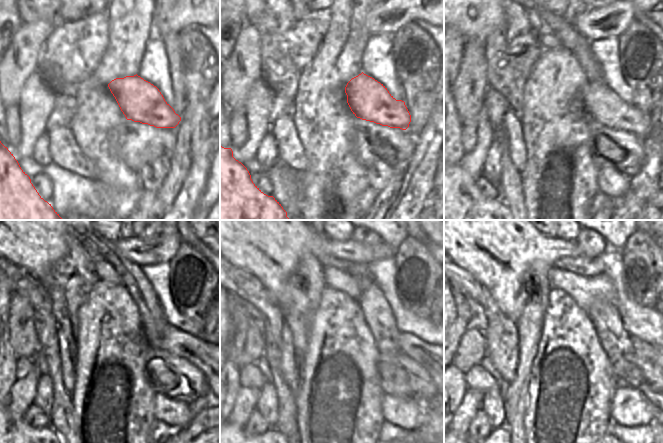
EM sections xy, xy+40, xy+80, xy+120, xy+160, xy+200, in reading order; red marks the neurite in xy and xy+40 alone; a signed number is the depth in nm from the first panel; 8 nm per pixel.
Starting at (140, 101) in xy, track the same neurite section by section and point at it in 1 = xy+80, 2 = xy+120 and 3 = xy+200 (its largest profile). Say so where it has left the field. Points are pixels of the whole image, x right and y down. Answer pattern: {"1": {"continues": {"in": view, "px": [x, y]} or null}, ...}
{"1": {"continues": {"in": "xy+80", "px": [602, 104]}}, "2": {"continues": {"in": "xy+120", "px": [171, 339]}}, "3": {"continues": {"in": "xy+200", "px": [634, 339]}}}

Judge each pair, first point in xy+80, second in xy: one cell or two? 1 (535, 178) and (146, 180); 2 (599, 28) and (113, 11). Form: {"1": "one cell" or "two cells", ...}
{"1": "two cells", "2": "two cells"}

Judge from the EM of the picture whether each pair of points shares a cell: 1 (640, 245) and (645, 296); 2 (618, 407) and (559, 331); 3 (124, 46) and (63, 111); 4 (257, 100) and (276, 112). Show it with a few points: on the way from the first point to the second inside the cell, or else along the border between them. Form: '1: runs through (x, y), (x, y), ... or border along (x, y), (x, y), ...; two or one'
1: runs through (640, 258), (640, 283); one
2: border along (617, 386), (609, 407), (610, 419); two
3: border along (73, 94), (76, 110), (70, 122); two
4: border along (275, 94), (272, 100), (270, 124); two

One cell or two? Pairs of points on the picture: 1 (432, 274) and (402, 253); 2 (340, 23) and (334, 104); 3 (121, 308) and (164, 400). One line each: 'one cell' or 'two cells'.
1: one cell
2: one cell
3: two cells

